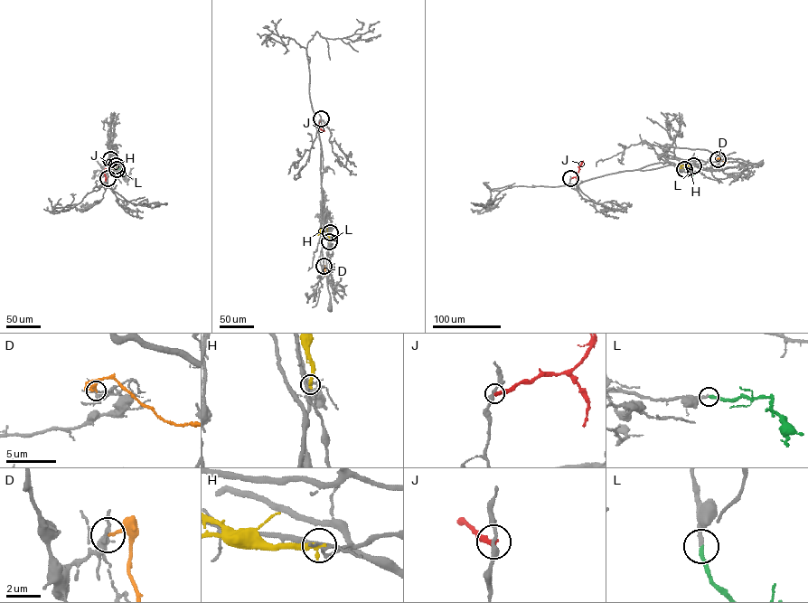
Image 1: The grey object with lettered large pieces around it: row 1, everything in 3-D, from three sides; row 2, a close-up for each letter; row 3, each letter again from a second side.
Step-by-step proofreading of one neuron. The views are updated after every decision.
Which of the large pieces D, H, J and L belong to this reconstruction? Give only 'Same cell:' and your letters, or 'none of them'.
Same cell: L

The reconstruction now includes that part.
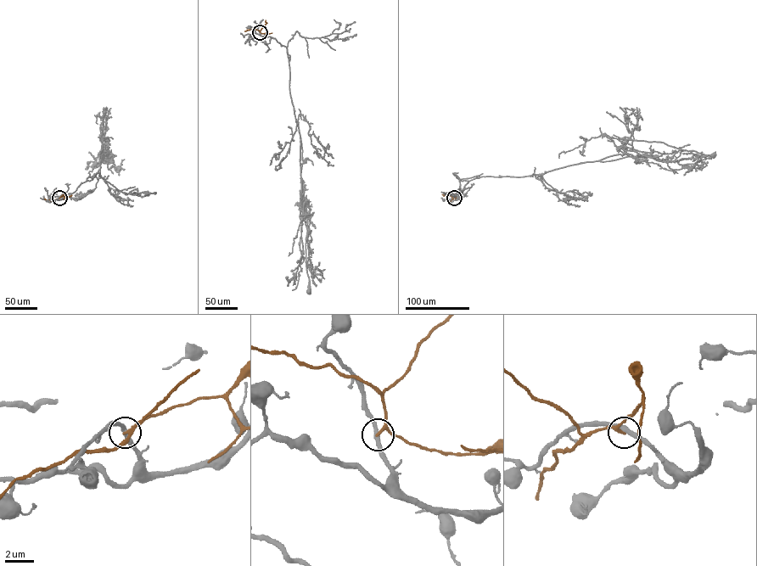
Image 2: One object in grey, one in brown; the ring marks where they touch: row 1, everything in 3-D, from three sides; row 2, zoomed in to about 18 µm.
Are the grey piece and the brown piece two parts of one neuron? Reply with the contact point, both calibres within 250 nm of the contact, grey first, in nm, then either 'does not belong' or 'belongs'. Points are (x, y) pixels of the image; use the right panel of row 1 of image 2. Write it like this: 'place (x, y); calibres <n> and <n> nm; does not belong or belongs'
place (454, 198); calibres 320 and 160 nm; does not belong

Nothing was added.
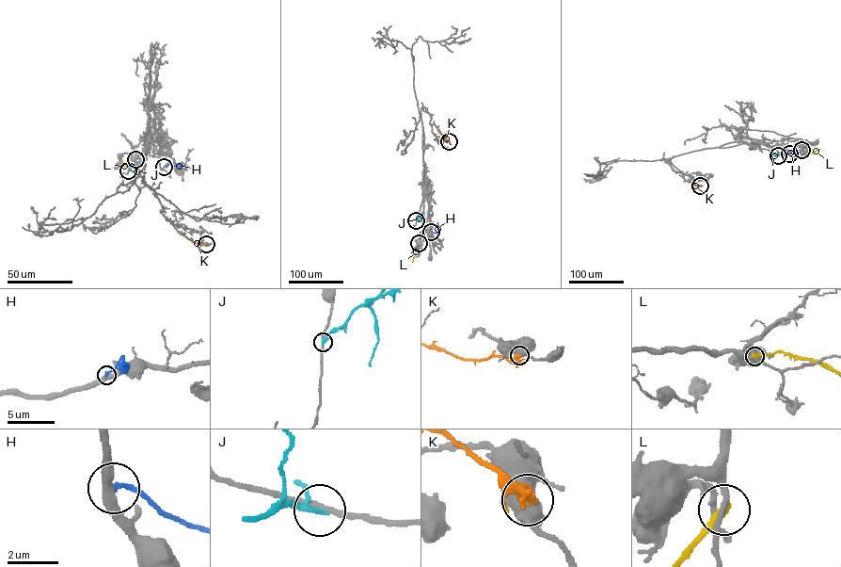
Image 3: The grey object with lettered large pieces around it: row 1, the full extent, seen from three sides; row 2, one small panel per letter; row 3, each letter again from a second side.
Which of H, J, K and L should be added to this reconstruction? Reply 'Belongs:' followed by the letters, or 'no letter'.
Belongs: no letter

